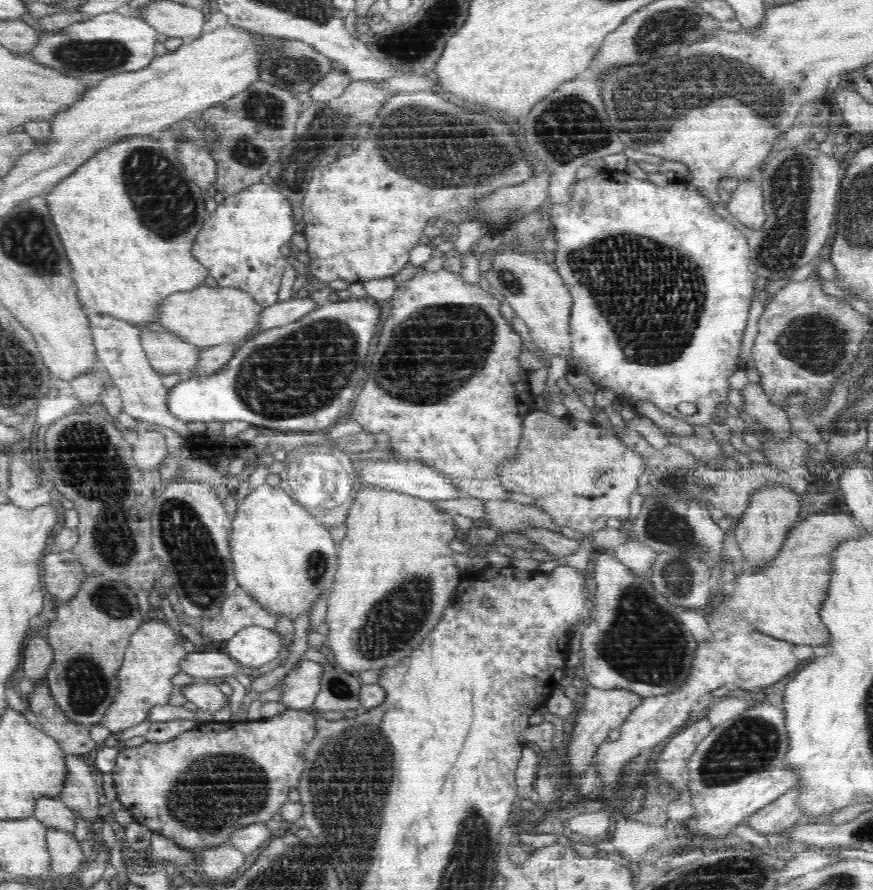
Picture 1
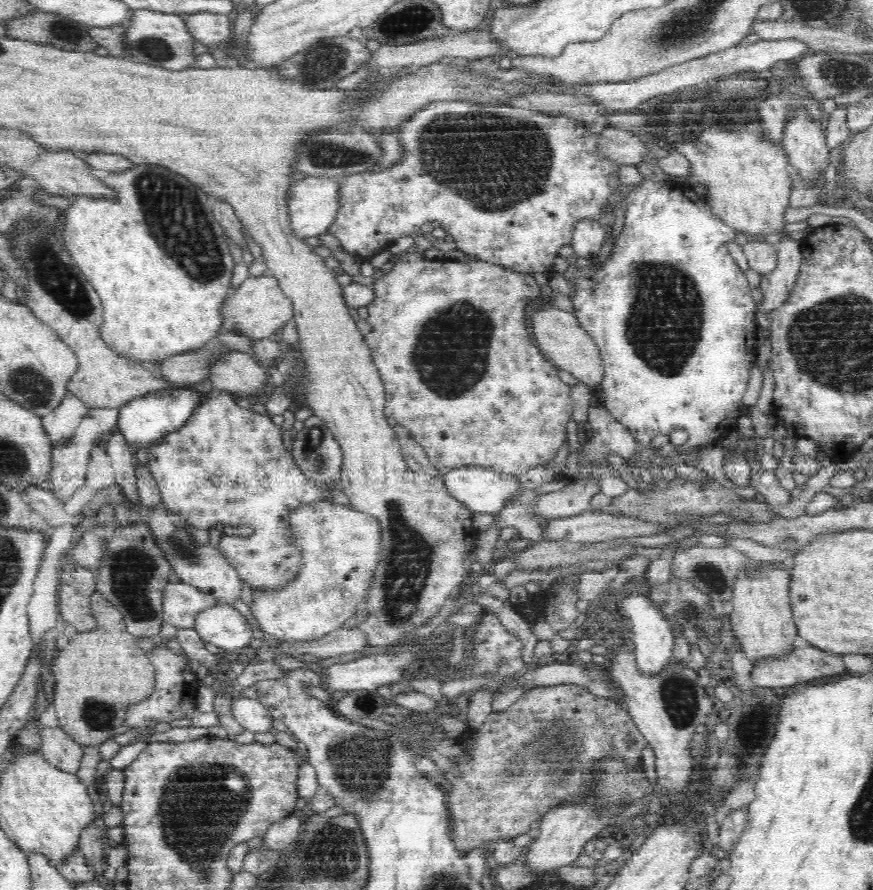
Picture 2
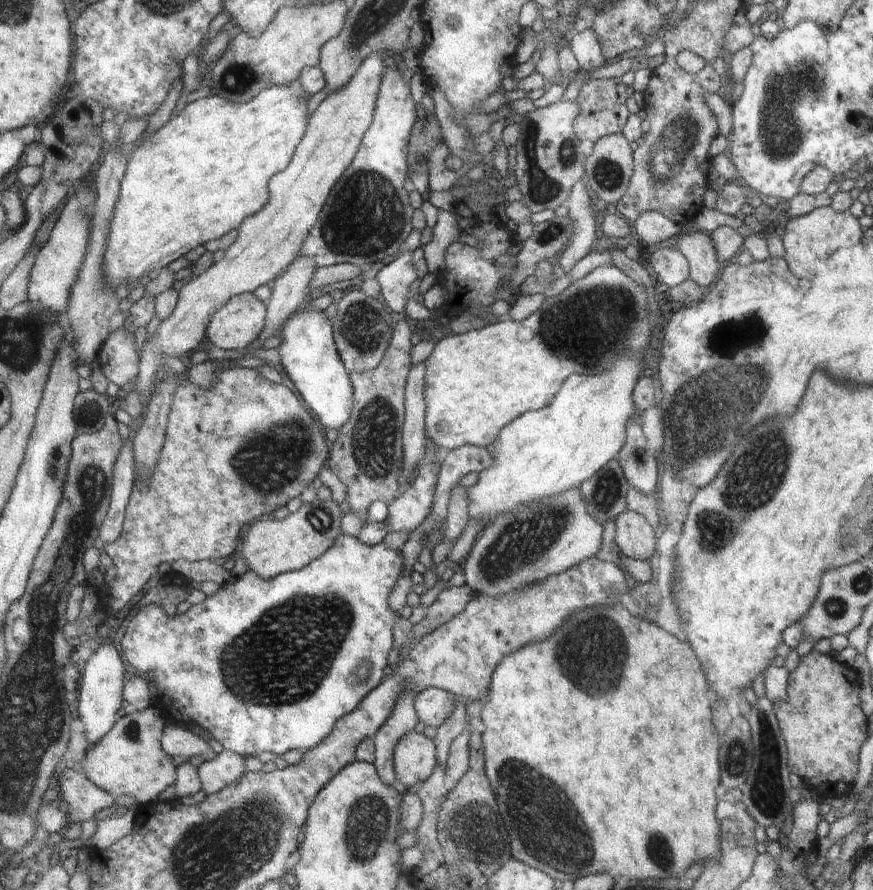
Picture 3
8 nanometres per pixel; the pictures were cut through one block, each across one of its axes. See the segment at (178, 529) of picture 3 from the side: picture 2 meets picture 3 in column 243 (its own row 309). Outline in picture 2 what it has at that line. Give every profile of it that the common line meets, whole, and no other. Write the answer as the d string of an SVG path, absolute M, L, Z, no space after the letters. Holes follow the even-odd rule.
M416 251L400 256L388 274L378 274L372 288L375 298L366 306L369 313L367 321L370 323L372 331L364 337L364 343L368 346L372 362L384 383L384 413L387 417L394 418L398 425L409 430L412 440L422 446L436 473L443 474L458 467L486 467L498 472L520 475L532 467L544 466L556 456L560 446L566 440L566 428L575 402L570 396L571 386L558 377L559 369L552 361L543 356L538 347L535 347L534 340L530 340L530 334L528 334L528 328L524 322L526 308L532 302L544 300L544 294L532 275L506 271L503 267L475 259L471 260L471 264L444 259L427 260L420 252Z

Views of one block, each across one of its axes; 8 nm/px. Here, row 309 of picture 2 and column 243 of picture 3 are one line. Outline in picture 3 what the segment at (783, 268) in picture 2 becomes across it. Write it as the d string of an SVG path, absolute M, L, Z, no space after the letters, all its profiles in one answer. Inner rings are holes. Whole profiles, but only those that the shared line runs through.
M225 749L212 761L205 761L199 768L204 790L210 793L224 791L240 782L245 774L245 760L235 751Z

